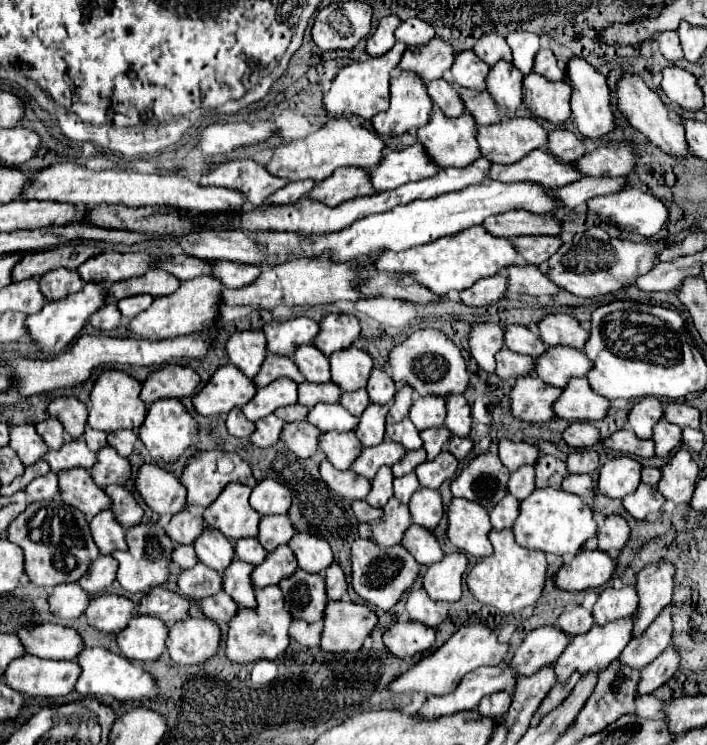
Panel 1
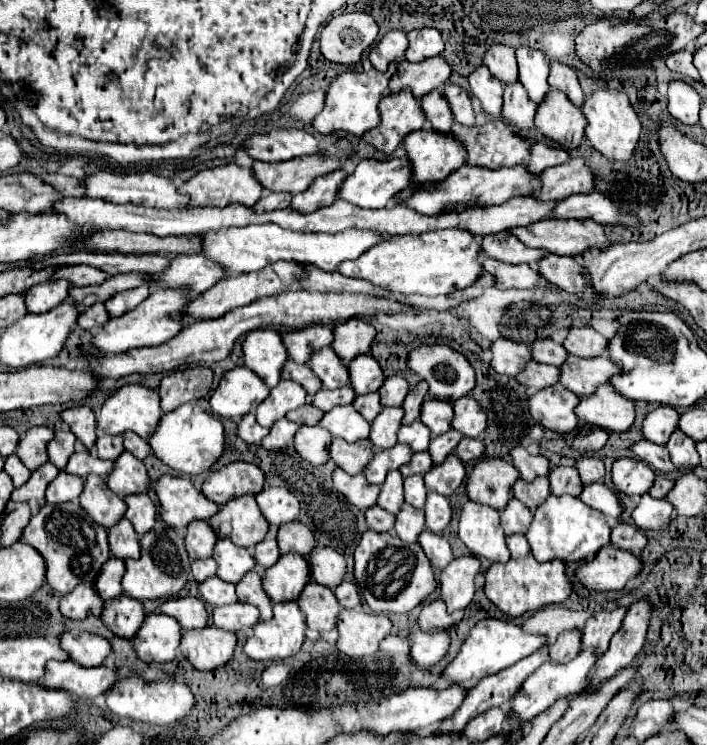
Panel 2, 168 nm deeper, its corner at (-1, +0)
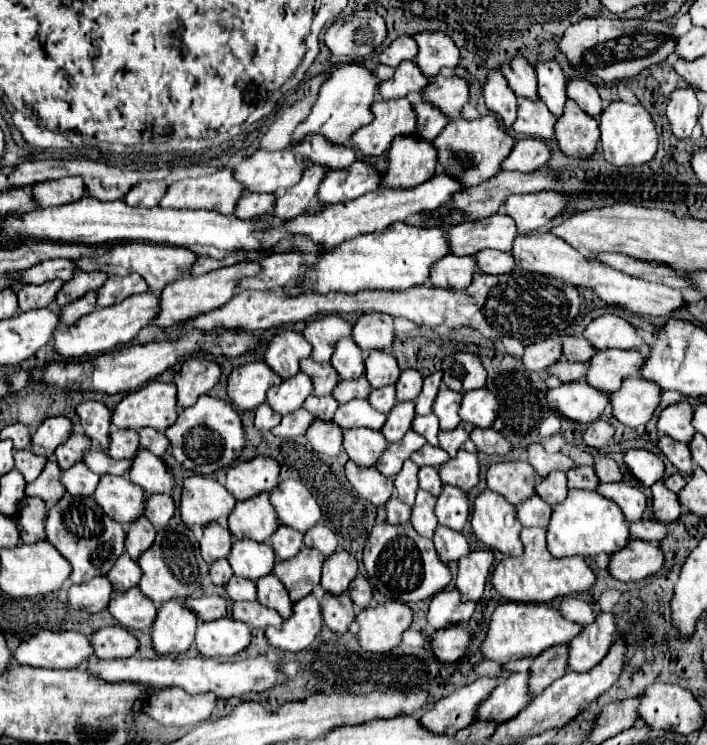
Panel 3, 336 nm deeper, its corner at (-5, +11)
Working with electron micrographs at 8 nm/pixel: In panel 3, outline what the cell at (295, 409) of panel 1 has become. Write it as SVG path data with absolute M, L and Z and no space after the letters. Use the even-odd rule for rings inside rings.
M309 396L309 398L305 400L303 408L309 410L315 418L329 422L329 420L333 420L333 414L335 414L335 410L339 408L339 402L337 402L333 396L323 396L323 398Z

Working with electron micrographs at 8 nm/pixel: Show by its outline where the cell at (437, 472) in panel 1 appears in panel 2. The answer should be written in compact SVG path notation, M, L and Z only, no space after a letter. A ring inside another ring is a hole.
M451 453L441 465L433 465L431 471L427 471L423 477L429 491L437 491L449 497L461 485L465 477L465 465L457 455Z

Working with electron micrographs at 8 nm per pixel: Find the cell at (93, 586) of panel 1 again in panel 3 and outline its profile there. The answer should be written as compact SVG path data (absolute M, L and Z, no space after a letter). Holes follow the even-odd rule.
M123 554L117 560L117 564L111 568L111 572L107 574L109 582L113 584L113 590L117 590L117 592L125 592L127 588L137 586L139 580L141 580L141 576L143 576L143 570L127 554Z

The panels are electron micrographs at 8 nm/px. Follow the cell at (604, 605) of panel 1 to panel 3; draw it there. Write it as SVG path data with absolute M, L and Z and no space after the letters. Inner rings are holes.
M609 612L597 616L593 624L587 624L575 640L569 644L567 666L573 672L587 672L599 664L609 652L615 638L615 618Z

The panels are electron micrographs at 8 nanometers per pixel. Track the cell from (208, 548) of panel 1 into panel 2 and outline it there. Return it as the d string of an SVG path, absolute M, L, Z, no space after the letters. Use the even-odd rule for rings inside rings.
M217 539L213 559L217 561L217 577L229 583L237 583L255 567L253 555L245 547L235 547L231 539Z

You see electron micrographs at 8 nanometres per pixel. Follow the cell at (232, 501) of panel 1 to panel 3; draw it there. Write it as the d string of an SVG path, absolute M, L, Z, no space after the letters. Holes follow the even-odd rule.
M267 494L239 502L229 516L229 530L239 540L251 538L255 542L267 542L277 528L279 518Z

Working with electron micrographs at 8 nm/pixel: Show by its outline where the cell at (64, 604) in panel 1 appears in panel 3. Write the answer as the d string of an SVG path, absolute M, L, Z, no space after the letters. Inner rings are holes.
M97 576L85 584L73 584L69 588L69 604L73 608L81 608L95 614L107 608L111 600L111 590L111 582L103 576Z

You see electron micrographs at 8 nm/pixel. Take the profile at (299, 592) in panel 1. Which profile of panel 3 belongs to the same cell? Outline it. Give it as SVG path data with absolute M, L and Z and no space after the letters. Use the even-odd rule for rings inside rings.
M329 592L323 594L321 600L321 610L323 610L323 620L333 632L347 632L351 622L355 622L355 610L353 602L347 594L333 596Z

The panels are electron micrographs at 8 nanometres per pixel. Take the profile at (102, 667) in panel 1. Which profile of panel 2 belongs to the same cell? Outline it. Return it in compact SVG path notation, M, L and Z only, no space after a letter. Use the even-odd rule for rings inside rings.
M135 673L123 675L123 679L119 679L119 683L115 683L115 687L111 687L111 691L105 691L103 697L105 697L107 707L115 715L131 717L131 719L145 721L151 725L169 725L173 721L179 721L191 711L191 707L195 703L189 687L179 681L159 679L159 683L147 683L141 675L135 675Z

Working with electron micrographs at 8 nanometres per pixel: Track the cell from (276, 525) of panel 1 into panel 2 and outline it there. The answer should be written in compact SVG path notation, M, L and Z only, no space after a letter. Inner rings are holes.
M299 521L285 523L283 527L279 527L277 539L279 539L281 553L299 553L303 557L307 557L311 553L311 549L317 545L309 527Z

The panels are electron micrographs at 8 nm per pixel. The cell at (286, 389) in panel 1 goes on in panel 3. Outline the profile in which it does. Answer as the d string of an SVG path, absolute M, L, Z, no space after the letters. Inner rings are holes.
M299 372L297 376L283 380L281 386L269 388L267 404L275 412L285 416L285 414L291 414L291 412L299 410L309 394L313 394L313 382L307 374Z

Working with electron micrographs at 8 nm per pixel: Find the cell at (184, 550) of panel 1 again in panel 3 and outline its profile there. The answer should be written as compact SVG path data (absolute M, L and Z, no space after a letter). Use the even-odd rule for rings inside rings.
M217 560L211 564L211 570L209 570L209 576L211 576L211 582L215 586L225 586L227 580L231 580L233 572L231 572L231 566L227 560Z

